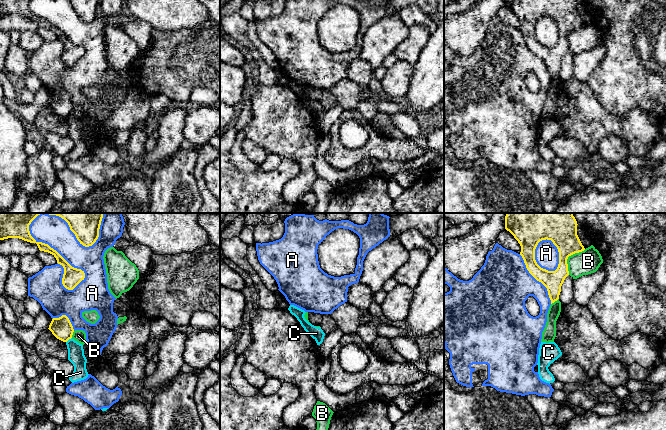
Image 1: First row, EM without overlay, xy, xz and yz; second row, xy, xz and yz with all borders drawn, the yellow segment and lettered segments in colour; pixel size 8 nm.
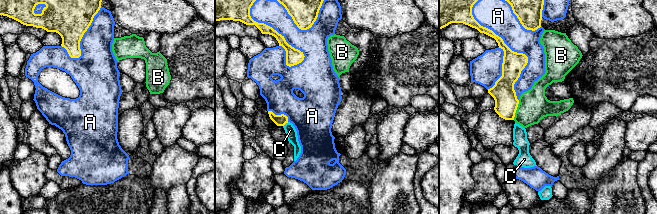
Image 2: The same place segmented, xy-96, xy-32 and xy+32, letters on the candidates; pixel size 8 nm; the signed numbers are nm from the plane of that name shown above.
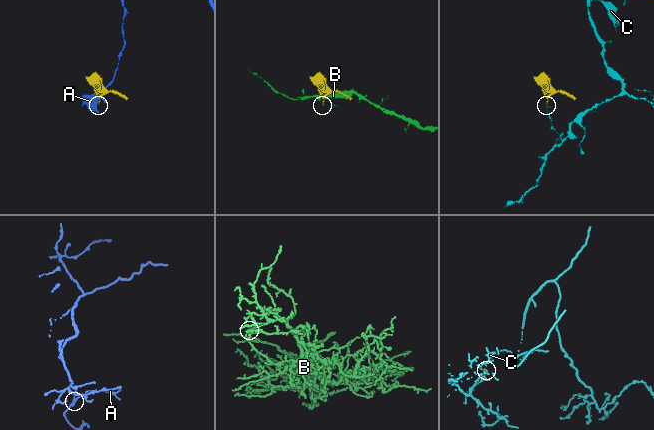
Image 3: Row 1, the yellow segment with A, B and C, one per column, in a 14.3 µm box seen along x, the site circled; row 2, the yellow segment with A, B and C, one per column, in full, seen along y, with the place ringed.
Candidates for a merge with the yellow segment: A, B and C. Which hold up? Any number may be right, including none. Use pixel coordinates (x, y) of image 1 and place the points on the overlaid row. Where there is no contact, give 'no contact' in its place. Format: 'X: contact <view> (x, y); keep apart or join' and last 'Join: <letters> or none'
A: contact xy (55, 250); keep apart
B: contact yz (568, 256); keep apart
C: contact xy (68, 339); keep apart
Join: none

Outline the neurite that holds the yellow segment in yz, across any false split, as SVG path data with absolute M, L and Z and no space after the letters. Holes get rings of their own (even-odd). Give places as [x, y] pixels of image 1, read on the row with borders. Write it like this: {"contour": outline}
{"contour": "M506 213L505 229L521 246L529 273L548 291L551 304L559 299L561 286L569 275L567 259L585 250L578 235L573 213ZM542 240L551 240L559 252L555 271L541 268L535 260L535 249Z"}

